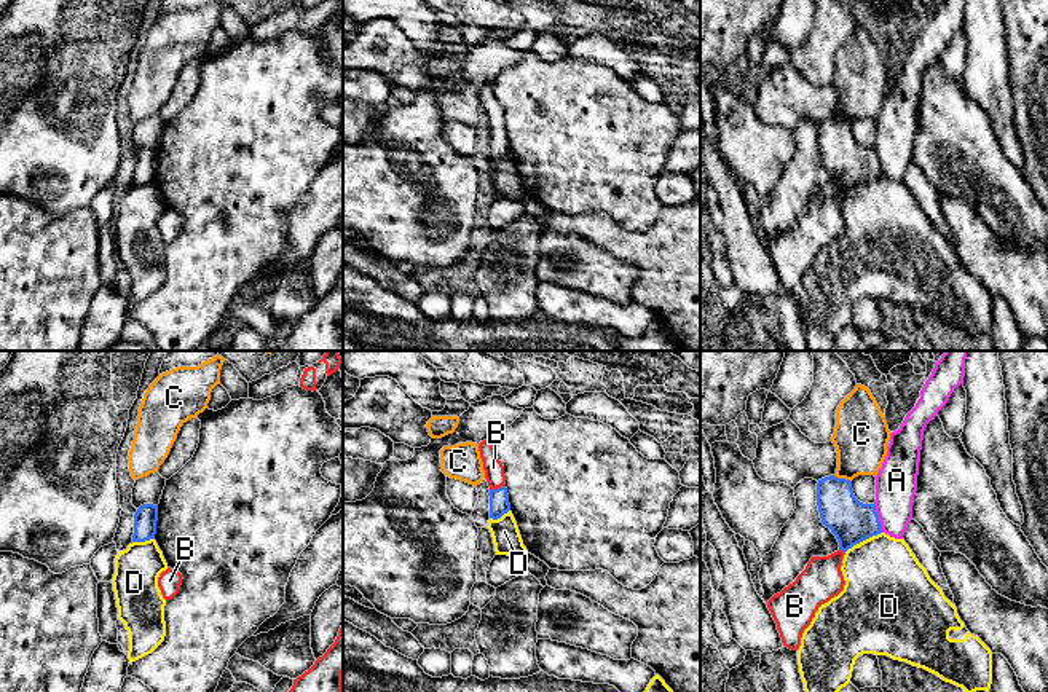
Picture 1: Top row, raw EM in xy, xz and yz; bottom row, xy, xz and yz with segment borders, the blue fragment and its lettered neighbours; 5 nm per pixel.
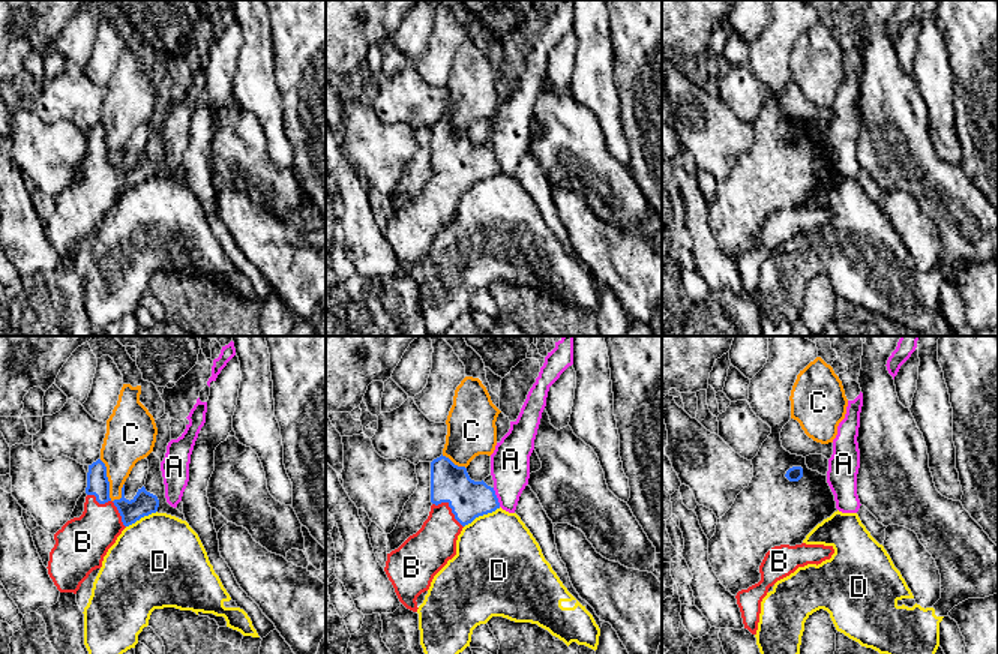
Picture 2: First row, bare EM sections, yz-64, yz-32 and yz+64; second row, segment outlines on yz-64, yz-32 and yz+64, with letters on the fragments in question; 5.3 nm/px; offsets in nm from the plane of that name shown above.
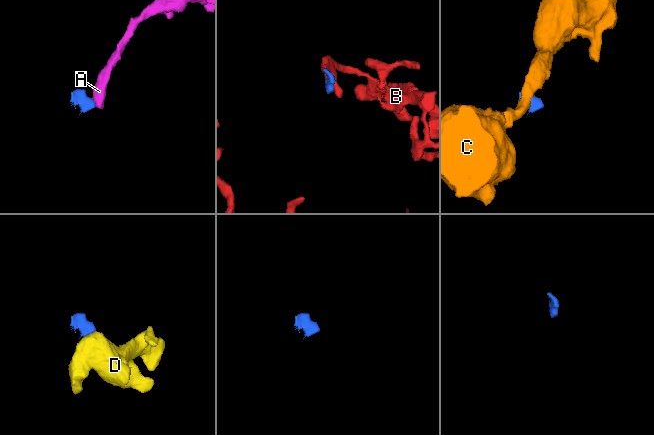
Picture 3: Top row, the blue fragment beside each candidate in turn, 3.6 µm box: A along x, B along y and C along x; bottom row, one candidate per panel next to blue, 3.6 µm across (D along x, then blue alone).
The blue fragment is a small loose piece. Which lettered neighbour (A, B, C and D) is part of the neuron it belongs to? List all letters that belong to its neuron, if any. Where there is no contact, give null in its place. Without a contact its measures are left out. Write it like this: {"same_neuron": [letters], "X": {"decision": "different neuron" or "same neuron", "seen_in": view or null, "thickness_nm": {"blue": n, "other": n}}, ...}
{"same_neuron": ["B"], "A": {"decision": "different neuron", "seen_in": "yz", "thickness_nm": {"blue": 220, "other": 200}}, "B": {"decision": "same neuron", "seen_in": "xz", "thickness_nm": {"blue": 100, "other": 100}}, "C": {"decision": "different neuron", "seen_in": "yz", "thickness_nm": {"blue": 220, "other": 280}}, "D": {"decision": "different neuron", "seen_in": "yz", "thickness_nm": {"blue": 220, "other": 400}}}

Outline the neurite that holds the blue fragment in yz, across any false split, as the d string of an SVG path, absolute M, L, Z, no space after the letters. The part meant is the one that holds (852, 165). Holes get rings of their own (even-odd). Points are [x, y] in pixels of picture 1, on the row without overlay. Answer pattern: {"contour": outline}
{"contour": "M834 118L818 123L817 148L821 166L836 179L839 193L828 199L812 199L796 223L767 244L782 285L791 293L799 292L802 276L818 250L844 233L841 209L845 195L882 175L874 147L860 145L850 123Z"}

